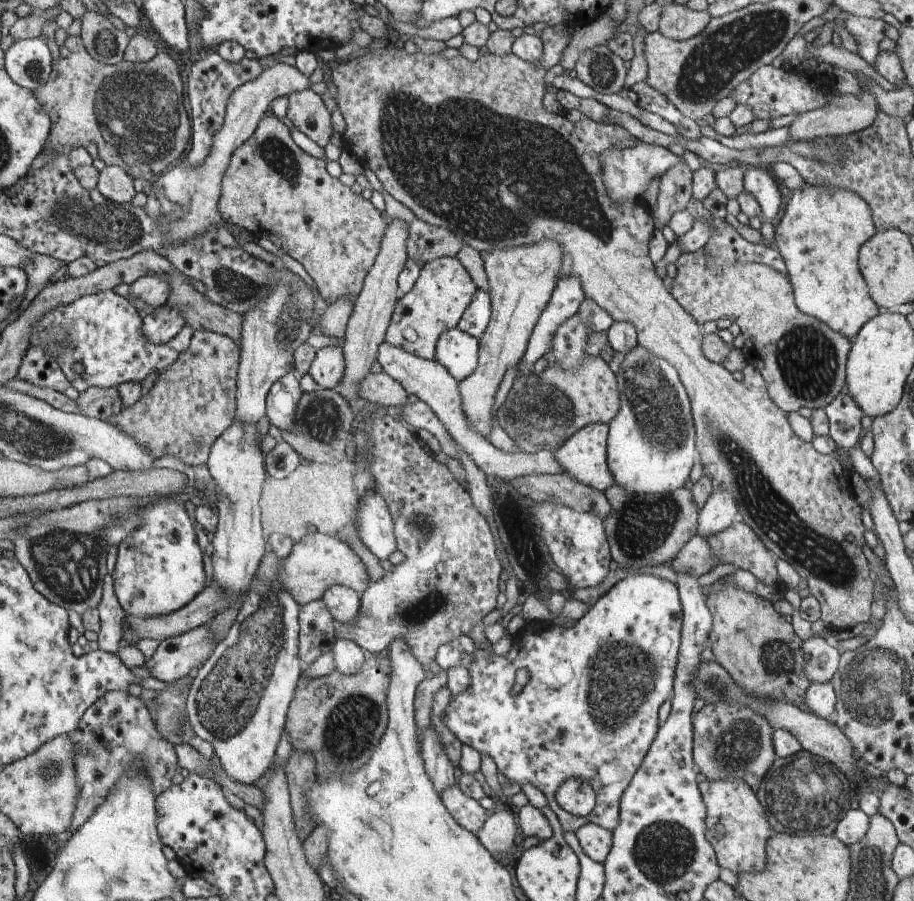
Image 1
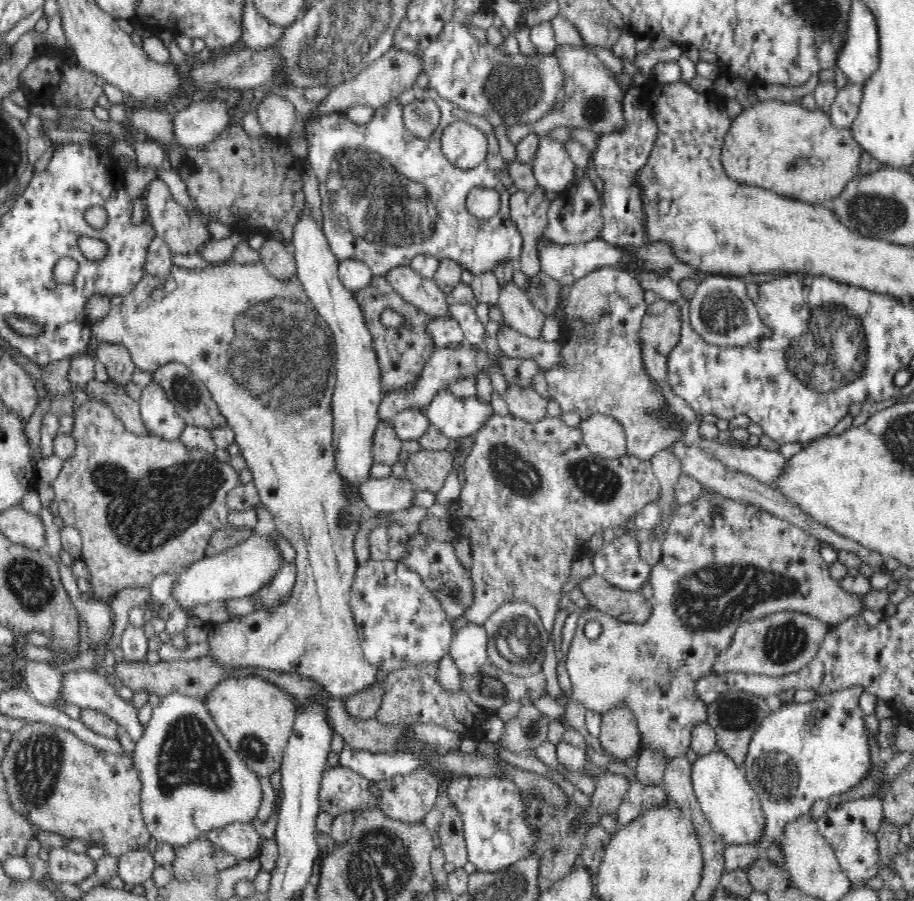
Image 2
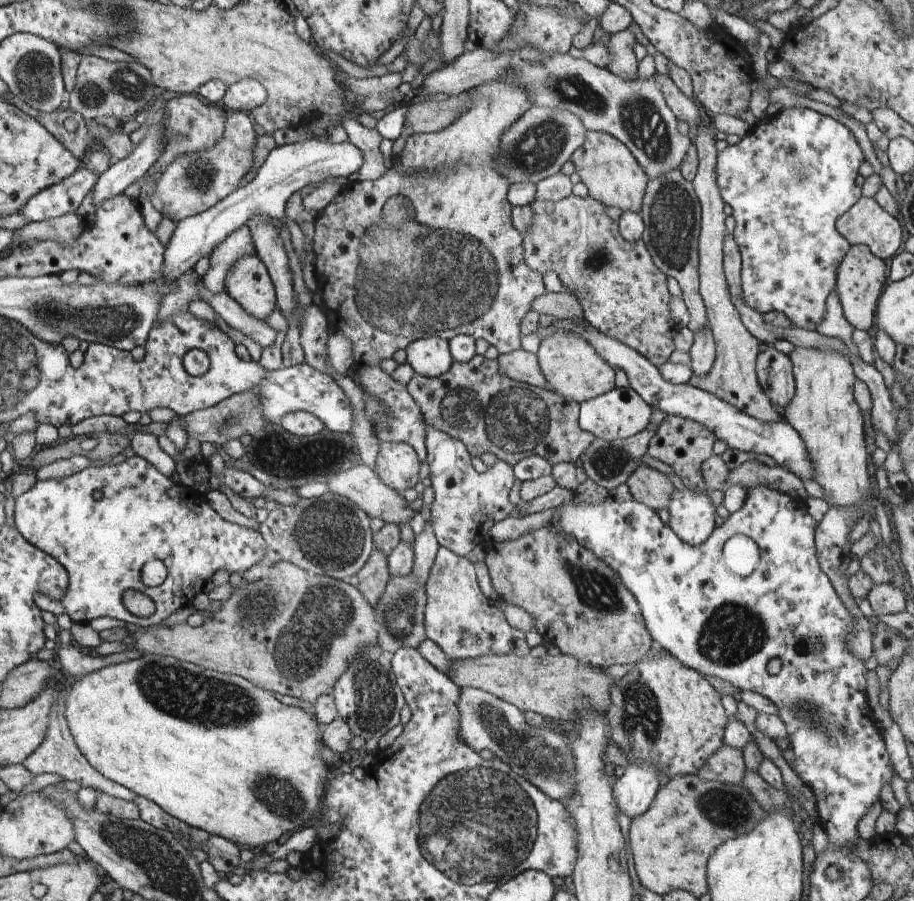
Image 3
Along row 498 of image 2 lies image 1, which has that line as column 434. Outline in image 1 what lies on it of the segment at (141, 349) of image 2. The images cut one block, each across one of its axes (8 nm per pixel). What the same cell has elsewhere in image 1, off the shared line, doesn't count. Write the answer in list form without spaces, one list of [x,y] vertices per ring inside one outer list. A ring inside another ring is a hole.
[[[456,257],[428,261],[422,266],[414,288],[400,298],[391,325],[388,326],[386,341],[419,358],[435,360],[435,347],[440,336],[459,325],[477,290],[470,274]]]

